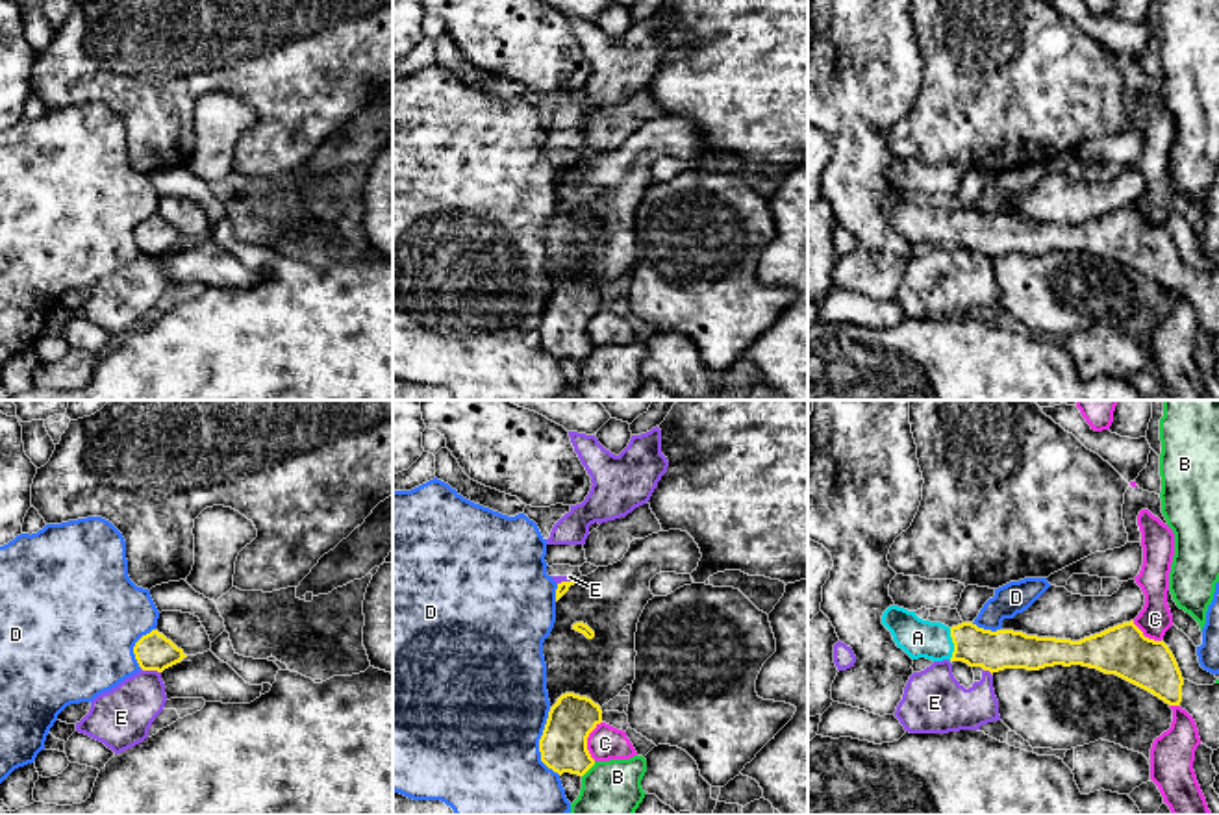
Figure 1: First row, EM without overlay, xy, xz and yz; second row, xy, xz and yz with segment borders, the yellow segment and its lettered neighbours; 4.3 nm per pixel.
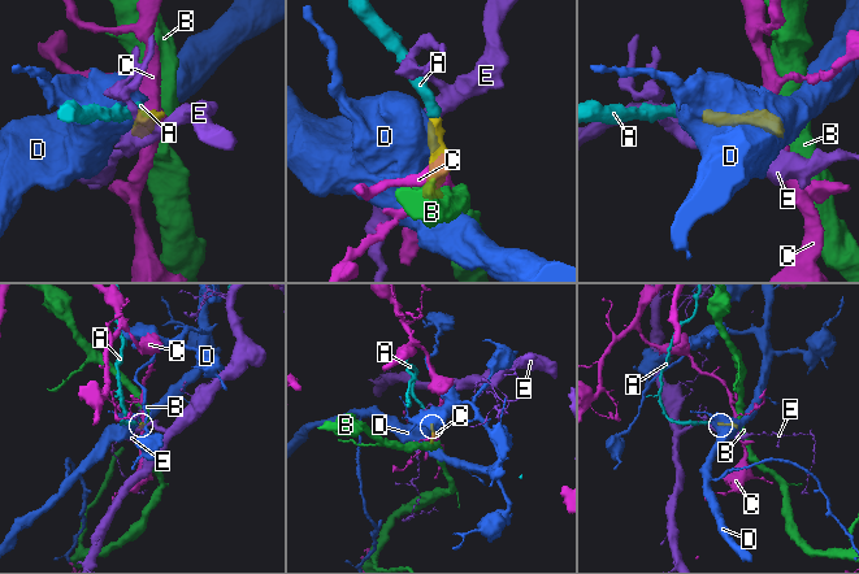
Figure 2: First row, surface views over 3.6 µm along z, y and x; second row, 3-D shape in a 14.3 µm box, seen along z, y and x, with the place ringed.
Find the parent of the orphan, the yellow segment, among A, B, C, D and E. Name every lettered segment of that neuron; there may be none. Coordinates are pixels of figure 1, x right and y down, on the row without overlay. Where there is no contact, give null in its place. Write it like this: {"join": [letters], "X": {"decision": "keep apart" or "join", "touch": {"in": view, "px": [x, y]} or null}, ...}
{"join": ["A"], "A": {"decision": "join", "touch": {"in": "yz", "px": [955, 230]}}, "B": {"decision": "keep apart", "touch": {"in": "xz", "px": [590, 352]}}, "C": {"decision": "keep apart", "touch": {"in": "xz", "px": [586, 326]}}, "D": {"decision": "keep apart", "touch": {"in": "xz", "px": [540, 328]}}, "E": {"decision": "keep apart", "touch": {"in": "xy", "px": [150, 254]}}}

